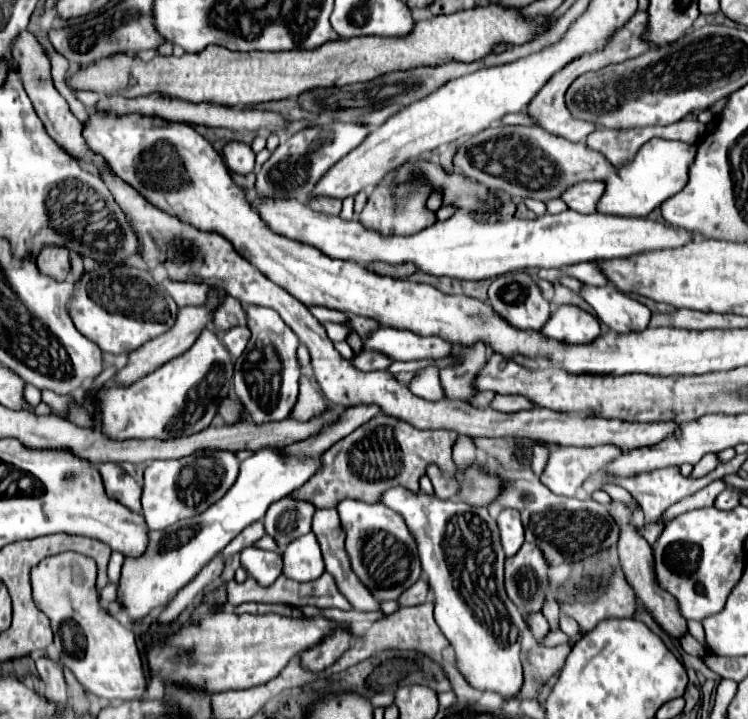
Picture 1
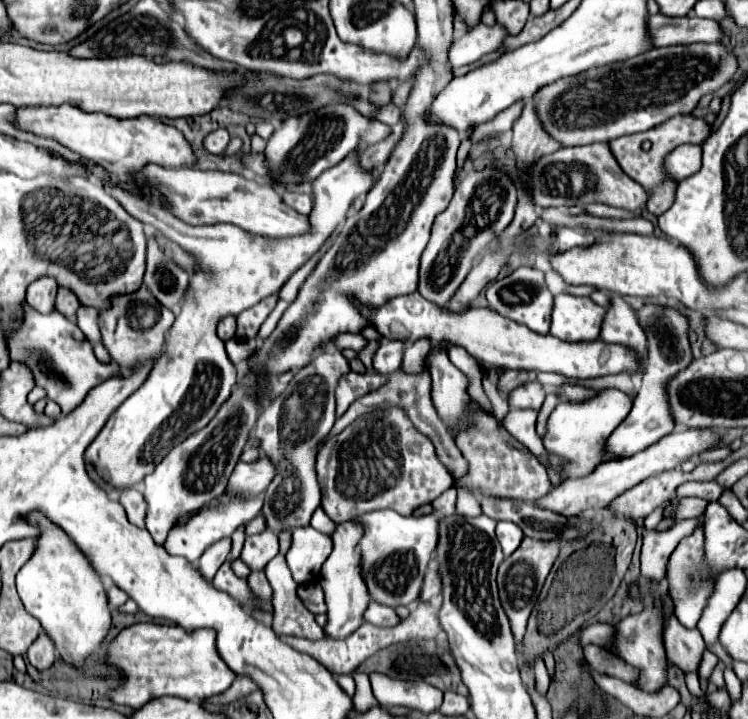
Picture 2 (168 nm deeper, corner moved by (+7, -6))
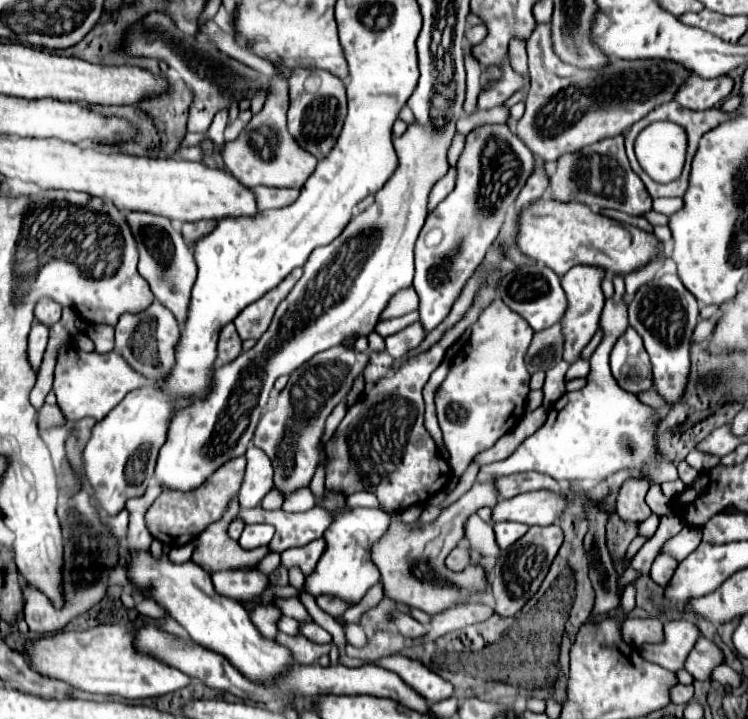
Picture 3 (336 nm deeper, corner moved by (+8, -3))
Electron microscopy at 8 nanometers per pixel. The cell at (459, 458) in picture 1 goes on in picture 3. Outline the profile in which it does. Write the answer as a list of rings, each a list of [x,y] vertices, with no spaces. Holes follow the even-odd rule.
[[[472,514],[466,522],[466,538],[470,540],[472,550],[482,558],[494,558],[500,552],[500,546],[496,544],[492,524],[484,522],[480,516]]]

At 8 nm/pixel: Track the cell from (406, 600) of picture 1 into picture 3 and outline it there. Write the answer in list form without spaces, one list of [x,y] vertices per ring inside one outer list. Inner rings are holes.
[[[456,546],[456,548],[450,552],[450,556],[446,558],[446,566],[448,566],[450,570],[460,572],[460,570],[464,570],[464,568],[470,564],[470,556],[472,556],[472,552],[470,552],[468,548]]]

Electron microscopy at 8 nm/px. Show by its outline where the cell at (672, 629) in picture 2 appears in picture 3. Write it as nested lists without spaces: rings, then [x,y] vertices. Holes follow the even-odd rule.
[[[700,638],[686,660],[686,670],[696,680],[710,680],[716,666],[724,664],[724,652],[708,638]]]

